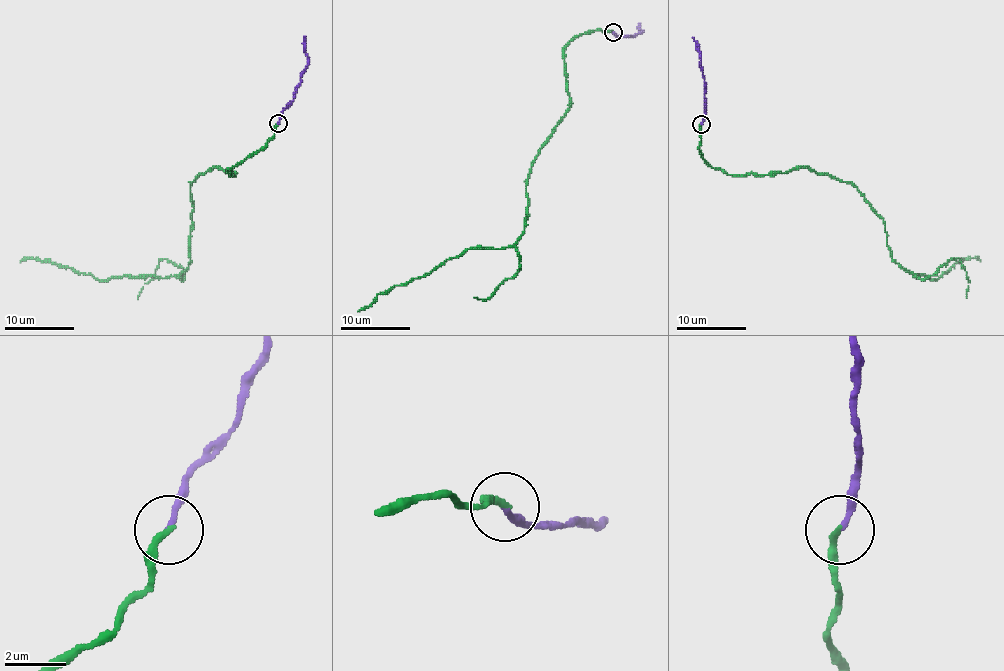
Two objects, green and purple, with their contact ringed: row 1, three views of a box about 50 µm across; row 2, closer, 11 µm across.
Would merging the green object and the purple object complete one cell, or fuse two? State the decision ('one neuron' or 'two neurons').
one neuron

